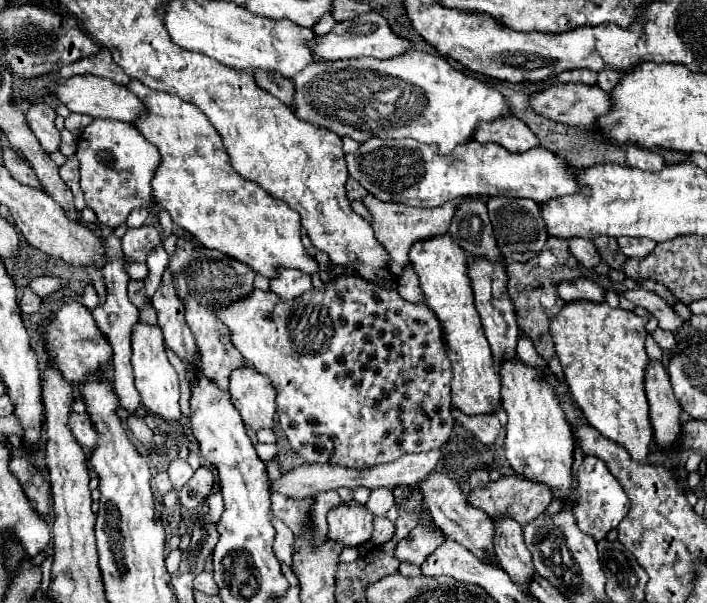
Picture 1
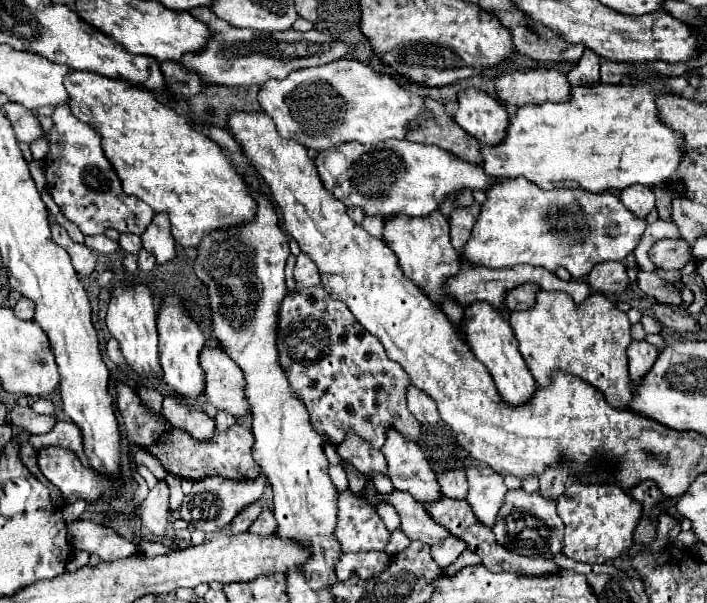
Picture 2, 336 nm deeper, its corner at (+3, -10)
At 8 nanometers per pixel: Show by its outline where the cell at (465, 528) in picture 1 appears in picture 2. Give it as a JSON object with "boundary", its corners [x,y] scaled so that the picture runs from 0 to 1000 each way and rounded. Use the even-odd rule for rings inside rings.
{"boundary":[[[549,713],[540,753],[546,756],[549,789],[560,813],[583,819],[600,839],[622,829],[625,816],[617,786],[588,733],[574,733],[566,720]]]}

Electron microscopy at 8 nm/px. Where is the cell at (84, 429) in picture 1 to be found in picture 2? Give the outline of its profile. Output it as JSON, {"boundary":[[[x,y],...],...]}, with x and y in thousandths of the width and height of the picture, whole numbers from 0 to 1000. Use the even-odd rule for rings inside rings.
{"boundary":[[[20,673],[20,680],[14,683],[14,697],[17,703],[23,703],[25,710],[34,710],[42,720],[65,720],[76,710],[79,697],[74,690],[62,690],[62,687],[51,687],[42,673]]]}

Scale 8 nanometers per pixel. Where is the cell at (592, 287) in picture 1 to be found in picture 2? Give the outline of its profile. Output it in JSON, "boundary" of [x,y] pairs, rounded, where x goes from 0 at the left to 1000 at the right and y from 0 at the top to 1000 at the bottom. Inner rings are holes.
{"boundary":[[[738,471],[727,481],[721,481],[721,488],[716,491],[716,507],[721,514],[750,514],[758,504],[761,484],[764,484],[764,478],[758,471]]]}

